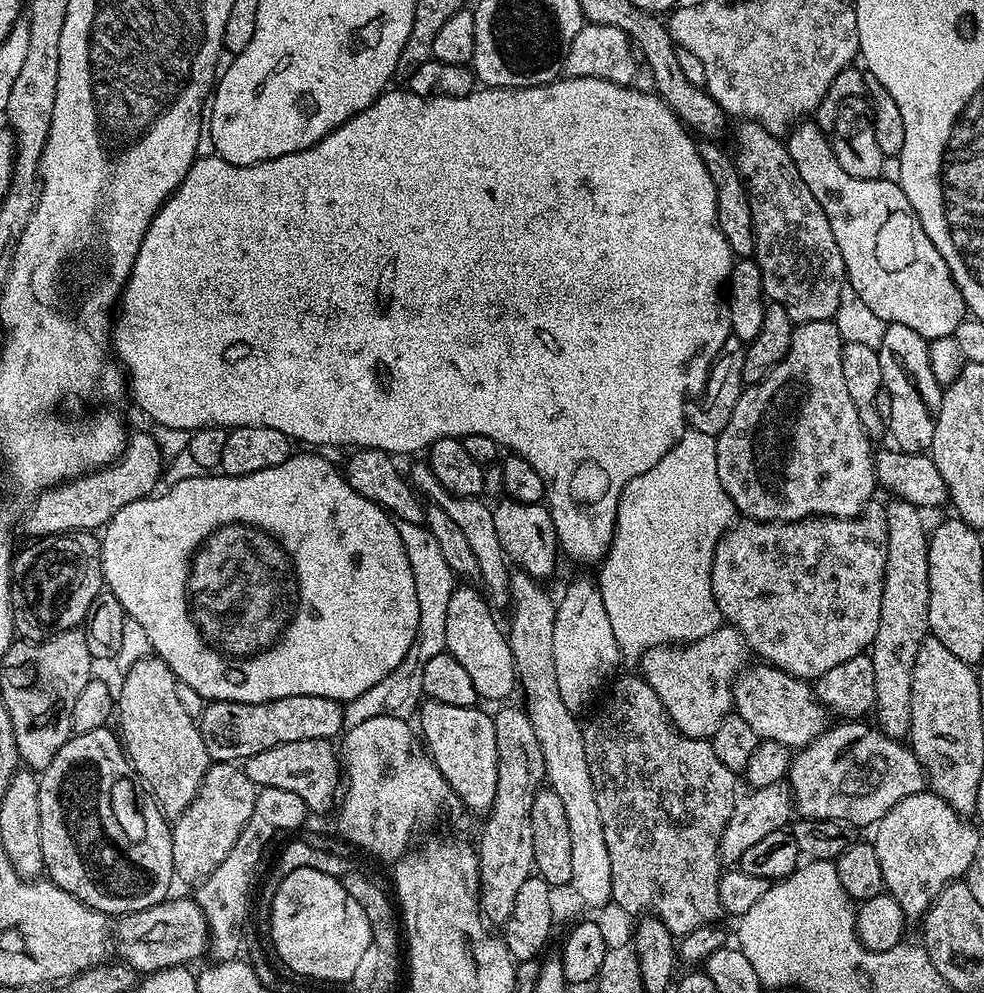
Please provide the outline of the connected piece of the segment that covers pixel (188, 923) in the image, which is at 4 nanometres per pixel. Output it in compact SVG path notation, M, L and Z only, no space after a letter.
M169 898L146 910L127 913L114 924L114 952L137 974L157 972L163 968L178 968L196 960L210 948L208 923L195 899Z

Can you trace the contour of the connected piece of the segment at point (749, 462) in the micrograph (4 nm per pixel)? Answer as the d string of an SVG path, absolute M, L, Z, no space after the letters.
M831 320L822 322L806 322L795 325L790 338L790 350L778 366L774 366L756 384L749 384L738 398L738 406L734 406L734 414L730 414L730 422L726 422L726 430L716 437L718 450L718 478L732 500L732 507L741 517L750 520L765 520L771 524L789 524L795 520L809 520L812 516L859 516L868 507L872 496L878 492L876 482L876 457L873 441L869 440L866 430L862 430L862 422L858 422L858 410L854 410L854 402L846 391L846 378L842 378L842 350L844 340L838 334L835 323Z

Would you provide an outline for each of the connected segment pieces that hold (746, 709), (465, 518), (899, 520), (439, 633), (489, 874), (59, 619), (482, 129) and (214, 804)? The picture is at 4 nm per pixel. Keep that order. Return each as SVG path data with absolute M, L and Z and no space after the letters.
M756 662L753 668L745 667L736 675L732 681L732 707L735 715L744 719L761 740L782 742L782 746L793 750L806 747L826 731L826 709L820 703L813 685L771 664Z
M424 462L413 466L410 484L421 497L429 496L435 507L446 510L446 514L450 514L450 518L461 528L462 534L466 534L466 542L470 542L470 550L474 550L474 558L478 558L478 570L480 571L478 578L480 582L484 582L483 589L486 591L487 599L496 606L504 603L507 605L510 600L508 594L510 561L502 550L502 542L498 542L498 530L494 530L492 508L483 499L474 496L453 496L452 493L447 492L442 482L434 478L434 474Z
M899 498L889 499L889 504L883 505L886 514L886 570L884 571L884 585L882 586L882 614L878 618L878 634L874 634L874 642L870 649L870 655L874 662L874 690L876 694L876 706L874 709L875 723L880 731L885 732L890 738L903 741L912 731L912 671L914 670L914 658L918 658L918 646L930 635L928 630L928 611L930 610L930 562L928 561L929 525L924 525L925 513L906 500Z
M396 520L396 529L406 546L406 554L410 558L410 566L414 570L414 586L418 590L418 630L416 640L410 646L406 658L378 686L370 686L366 694L358 694L358 698L347 701L343 705L344 723L348 728L361 725L370 718L389 716L408 720L418 712L418 685L422 666L434 654L445 651L446 638L446 608L449 605L451 594L455 591L458 580L452 568L442 558L442 549L438 542L434 542L434 534L428 531L424 524L411 524L408 521Z
M500 708L492 716L498 742L498 790L494 806L486 814L484 833L478 843L480 857L480 911L489 925L502 926L514 910L514 898L522 882L534 872L534 833L530 830L530 806L545 783L540 739L527 711Z
M63 532L57 536L42 536L31 541L25 552L17 551L12 562L12 627L17 637L33 642L49 640L59 632L79 629L88 619L94 598L105 587L100 540L92 532Z
M569 76L569 77L567 77L567 78L557 78L557 79L555 79L555 80L551 80L551 82L549 82L549 83L548 83L548 84L543 84L543 85L542 85L542 86L534 86L534 87L533 87L533 88L485 88L485 87L481 87L481 88L480 88L480 89L479 89L479 90L477 90L477 91L474 91L474 92L472 92L472 93L471 93L471 94L470 94L470 95L468 95L468 96L467 96L467 97L466 97L466 98L430 98L430 97L429 97L429 96L419 96L419 95L418 95L418 94L414 94L414 93L413 93L413 92L409 92L409 91L407 91L407 90L401 90L401 92L392 92L392 91L393 91L393 90L388 90L388 91L385 91L385 92L384 92L384 93L383 93L383 94L382 94L382 95L381 95L381 96L380 96L380 97L378 97L378 98L377 98L377 99L376 99L376 100L375 100L375 101L374 101L374 102L373 102L373 103L372 103L372 104L371 104L371 105L370 105L370 106L369 106L369 108L364 108L364 109L363 109L363 110L362 110L362 111L361 111L361 112L359 112L359 114L358 114L358 115L357 115L357 116L351 116L351 118L350 118L350 119L349 119L349 120L348 120L348 121L347 121L347 122L345 122L345 124L343 124L343 125L342 125L342 126L338 126L338 127L337 127L337 128L336 128L336 129L335 129L335 130L333 130L333 131L332 131L332 132L331 132L331 133L330 133L330 134L326 134L326 138L322 138L322 139L321 139L321 140L320 140L320 141L319 141L319 142L318 142L318 143L316 143L316 144L315 144L315 145L314 145L314 146L310 146L310 147L309 147L309 148L307 148L307 149L306 149L306 150L298 150L298 151L297 151L297 152L291 152L291 153L290 153L290 154L286 154L286 155L285 155L285 156L283 156L283 157L282 157L282 158L274 158L274 159L273 159L273 160L267 160L267 161L266 161L266 162L262 162L262 163L261 163L261 164L251 164L251 165L250 165L250 166L242 166L242 167L241 167L241 168L240 168L240 167L238 167L238 165L236 165L236 164L231 164L231 163L230 163L230 162L226 162L226 161L225 161L225 160L223 160L223 159L222 159L222 158L221 158L221 157L220 157L220 156L218 156L218 155L215 155L215 154L213 154L213 155L211 155L211 156L203 156L203 155L201 155L201 156L200 156L200 157L199 157L199 158L197 158L197 159L196 159L196 160L195 160L195 161L194 161L194 163L192 163L192 165L191 165L191 166L190 166L190 170L189 170L189 171L188 171L188 173L187 173L187 174L186 174L186 178L185 178L185 179L184 179L184 180L183 180L183 182L182 182L182 183L180 183L180 184L179 184L179 186L177 186L177 188L176 188L176 191L175 191L175 192L173 192L173 193L172 193L172 195L171 195L171 196L169 196L169 198L168 198L168 200L167 200L167 201L166 201L166 202L165 202L165 204L164 204L164 205L162 205L162 207L160 207L160 209L159 209L159 210L158 210L158 214L157 214L157 215L156 215L156 216L155 216L155 218L153 218L153 220L152 220L152 221L151 221L151 222L150 222L150 226L149 226L149 227L148 227L148 229L147 229L147 230L146 230L146 234L145 234L145 235L144 235L144 237L143 237L143 238L142 238L142 246L141 246L141 247L140 247L140 249L139 249L139 250L138 250L138 254L137 254L137 255L136 255L136 261L135 261L135 262L134 262L134 266L133 266L133 267L132 267L132 273L131 273L131 274L130 274L130 278L129 278L129 279L128 279L128 281L127 281L127 282L126 282L126 286L125 286L125 287L124 287L124 293L123 293L123 294L122 294L122 295L121 295L121 296L120 296L120 299L119 299L119 301L118 301L118 311L117 311L117 312L116 312L116 313L115 313L115 316L114 316L114 323L113 323L113 326L112 326L112 351L113 351L113 353L114 353L114 356L115 356L115 359L116 359L116 360L117 360L117 361L119 361L119 363L120 363L120 364L121 364L121 365L122 365L122 367L123 367L123 369L124 369L124 371L125 371L125 373L126 373L126 380L127 380L127 383L128 383L128 384L129 384L129 385L130 385L130 396L131 396L131 392L132 392L132 400L133 400L133 402L134 402L134 403L136 403L136 404L137 404L137 406L138 406L138 407L140 407L140 408L141 408L141 410L142 410L142 411L144 411L144 412L145 412L145 414L146 414L146 415L148 415L148 416L149 416L149 418L150 418L150 419L152 419L152 420L153 420L153 422L154 422L154 423L156 423L156 424L161 424L161 426L162 426L162 427L164 427L164 428L173 428L173 430L174 430L174 431L176 431L176 432L184 432L184 433L183 433L183 434L191 434L191 433L193 433L193 432L195 432L195 431L196 431L196 429L197 429L197 428L227 428L227 429L229 429L229 430L231 430L231 429L233 429L233 428L241 428L241 427L242 427L242 426L270 426L270 430L278 430L278 431L279 431L279 432L281 432L281 433L282 433L282 434L286 434L286 435L287 435L287 436L288 436L288 438L289 438L289 440L291 440L291 441L293 441L293 442L299 442L299 440L301 440L301 442L302 442L302 443L304 443L304 444L301 444L301 445L304 445L304 446L316 446L316 445L312 445L312 444L341 444L341 446L342 446L342 447L344 447L344 448L348 448L348 447L351 447L351 448L350 448L350 449L352 449L352 450L359 450L359 449L372 449L372 450L374 450L374 451L380 451L380 452L384 452L384 453L387 453L387 454L395 454L395 453L394 453L394 452L420 452L420 453L423 453L423 452L424 452L424 451L425 451L425 450L427 450L427 448L429 448L429 447L430 447L430 445L432 445L432 444L433 444L433 443L434 443L434 442L438 442L438 438L442 438L442 437L443 437L443 436L455 436L455 437L457 437L457 438L463 438L463 437L466 437L466 436L485 436L485 437L486 437L486 438L494 438L494 442L498 442L498 443L499 443L499 444L500 444L500 447L501 447L501 449L504 449L504 450L507 450L507 451L508 451L508 452L509 452L509 453L512 453L512 454L515 454L515 455L517 455L517 456L519 456L519 457L520 457L520 459L521 459L521 460L525 460L525 461L526 461L526 462L530 462L530 466L534 466L534 470L538 470L538 478L542 478L542 482L543 482L543 483L544 483L544 500L545 500L545 501L546 501L546 507L547 507L547 510L548 510L548 513L549 513L549 514L550 514L550 518L551 518L551 519L552 519L552 521L553 521L553 522L554 522L554 530L555 530L555 531L556 531L556 542L557 542L557 545L558 545L558 548L559 548L559 551L560 551L560 552L561 552L561 553L563 553L563 555L564 555L564 552L565 552L565 554L566 554L566 555L568 555L568 556L569 556L569 558L570 558L570 559L572 559L572 560L577 560L577 562L578 562L578 563L580 563L580 564L593 564L593 566L596 566L596 565L599 565L599 564L600 564L600 563L601 563L601 561L603 561L603 559L604 559L604 557L605 557L605 556L607 556L607 555L608 555L608 551L609 551L609 550L610 550L610 546L611 546L611 545L612 545L612 539L613 539L613 538L614 538L614 534L615 534L615 533L616 533L616 515L617 515L617 514L618 514L618 506L619 506L619 505L620 505L620 499L621 499L621 498L622 498L622 494L623 494L623 493L624 493L624 488L625 488L625 486L626 486L626 485L628 485L628 483L629 483L629 482L630 482L630 481L632 481L632 480L633 480L633 479L634 479L634 478L638 478L638 477L639 477L639 476L641 476L641 475L642 475L642 474L646 474L646 470L650 470L650 469L652 469L652 468L653 468L653 467L654 467L654 466L658 466L658 462L662 462L662 458L666 458L666 454L667 454L667 453L668 453L668 451L670 451L670 449L672 449L672 448L673 448L673 446L675 446L675 445L676 445L676 444L677 444L677 443L678 443L678 441L680 441L680 438L681 438L681 436L683 436L683 435L684 435L684 433L685 433L685 431L686 431L686 409L687 409L687 408L688 408L688 407L689 407L689 404L688 404L688 395L690 395L690 394L691 394L691 392L692 392L692 391L694 391L694 390L695 390L695 388L696 388L696 391L697 391L697 390L700 390L700 389L703 389L703 387L704 387L704 383L705 383L705 382L706 382L706 381L707 381L707 380L708 380L708 371L709 371L709 370L711 370L711 369L712 369L712 361L713 361L713 360L715 360L715 358L716 358L716 356L717 356L717 354L718 354L718 353L720 353L720 351L721 351L721 350L722 350L722 342L726 342L726 341L727 341L727 340L728 340L728 338L729 338L729 336L731 336L731 335L732 335L732 327L731 327L731 326L730 326L730 318L729 318L729 317L728 317L728 306L727 306L727 303L726 303L726 296L725 296L725 293L724 293L724 291L725 291L725 288L726 288L726 285L727 285L727 283L728 283L728 276L729 276L729 274L731 274L731 273L732 273L732 266L733 266L733 263L734 263L734 257L733 257L733 254L732 254L732 251L731 251L731 250L730 250L730 246L729 246L729 245L728 245L728 243L727 243L727 242L726 242L726 238L725 238L725 237L724 237L724 235L723 235L723 234L722 234L722 230L721 230L721 229L720 229L720 223L719 223L719 222L718 222L718 214L717 214L717 213L716 213L716 187L715 187L715 186L714 186L714 182L713 182L713 181L712 181L712 179L711 179L711 178L710 178L710 174L709 174L709 173L708 173L708 171L707 171L707 170L706 170L706 166L705 166L705 165L704 165L704 163L703 163L703 162L702 162L702 158L701 158L701 157L700 157L700 149L699 149L699 147L698 147L698 144L697 144L697 141L696 141L696 140L695 140L695 139L694 139L694 136L693 136L693 133L692 133L692 132L691 132L691 131L689 131L689 129L687 129L687 128L685 128L685 126L684 126L684 124L683 124L683 122L682 122L682 121L680 121L680 120L679 120L679 118L678 118L678 117L676 117L676 115L674 115L674 114L673 114L673 112L671 112L671 110L670 110L670 109L669 109L669 108L668 108L668 107L667 107L667 106L666 106L666 105L665 105L665 104L663 104L663 103L662 103L662 101L660 101L660 98L659 98L659 96L657 96L657 95L655 95L655 94L650 94L650 93L640 93L640 92L639 92L639 91L638 91L638 90L636 90L636 89L635 89L635 88L633 88L633 87L631 87L631 86L625 86L625 85L623 85L623 84L615 84L615 83L614 83L614 82L610 82L610 81L609 81L609 80L603 80L603 79L602 79L602 78L578 78L578 77L577 77L577 76Z
M209 763L194 802L190 802L188 809L175 817L172 824L172 870L179 879L181 876L184 880L192 880L191 882L204 880L224 861L226 854L234 850L238 834L242 834L246 822L250 822L257 791L256 784L246 778L239 763Z

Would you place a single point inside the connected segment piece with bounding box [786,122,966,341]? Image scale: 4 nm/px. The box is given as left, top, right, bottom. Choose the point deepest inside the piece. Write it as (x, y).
(889, 261)

